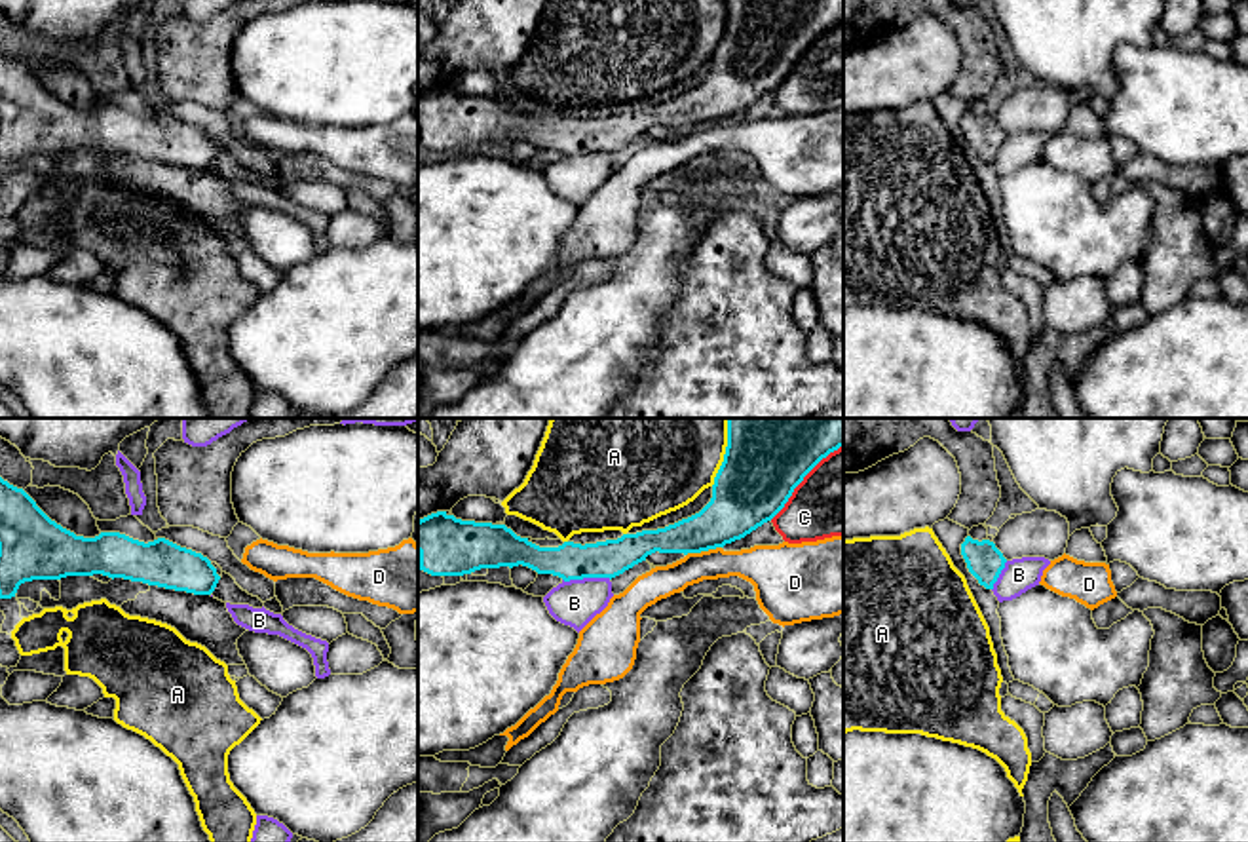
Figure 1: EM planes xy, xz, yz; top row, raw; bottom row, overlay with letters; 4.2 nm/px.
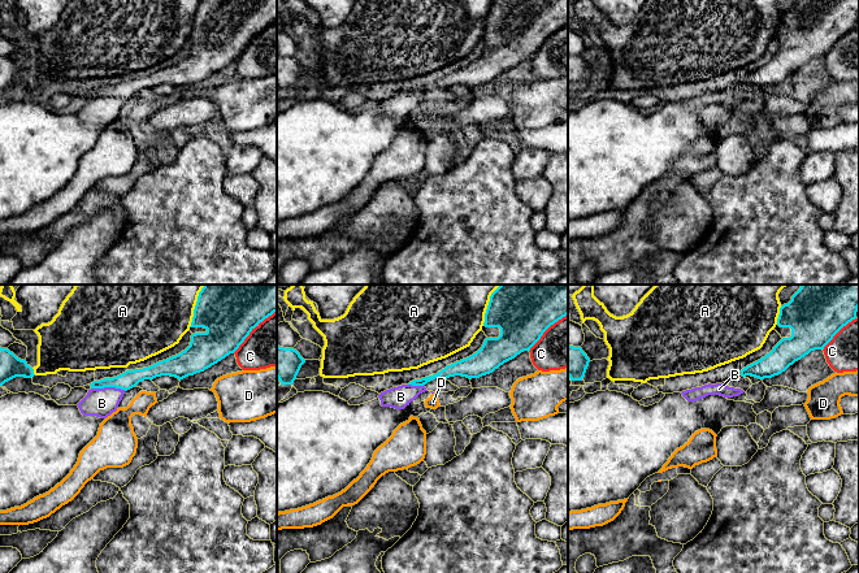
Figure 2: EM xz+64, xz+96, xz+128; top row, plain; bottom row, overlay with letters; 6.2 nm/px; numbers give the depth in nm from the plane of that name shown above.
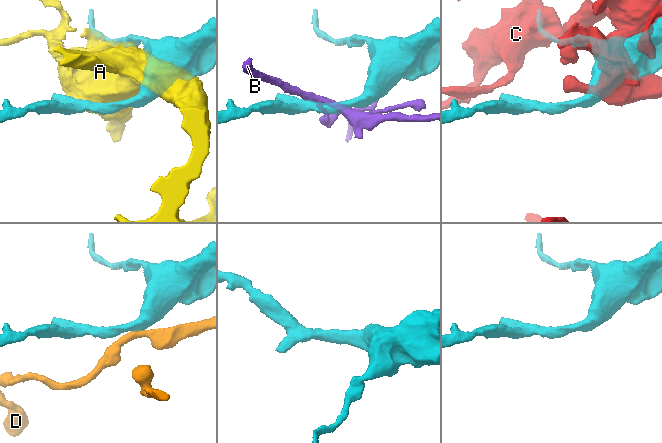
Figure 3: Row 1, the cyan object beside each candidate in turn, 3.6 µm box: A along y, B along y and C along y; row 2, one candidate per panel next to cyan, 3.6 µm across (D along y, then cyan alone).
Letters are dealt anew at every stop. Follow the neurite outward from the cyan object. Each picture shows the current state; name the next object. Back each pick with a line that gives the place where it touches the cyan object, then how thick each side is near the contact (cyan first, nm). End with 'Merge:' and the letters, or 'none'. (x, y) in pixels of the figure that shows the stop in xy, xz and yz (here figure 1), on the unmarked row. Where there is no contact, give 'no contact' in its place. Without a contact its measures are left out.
Merge: none

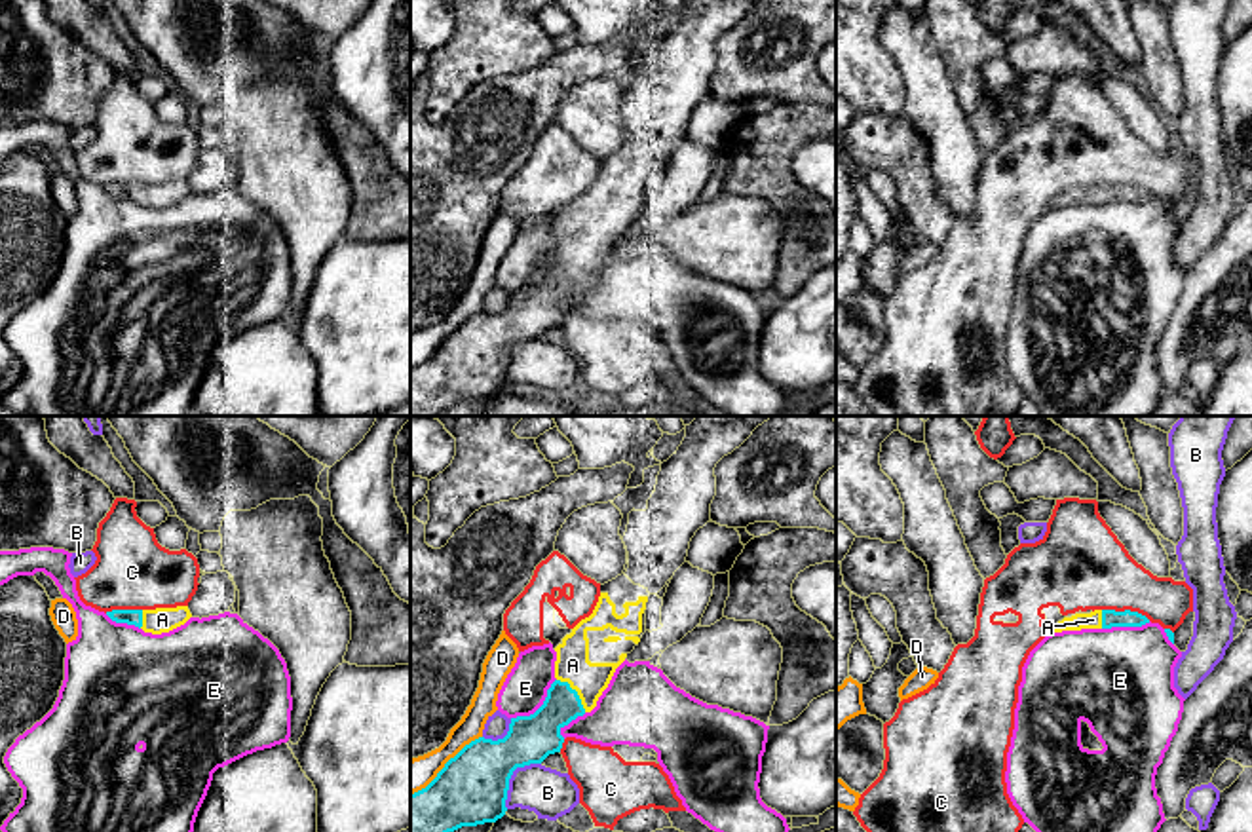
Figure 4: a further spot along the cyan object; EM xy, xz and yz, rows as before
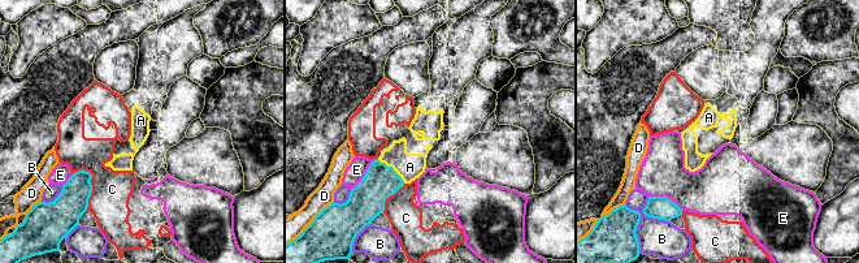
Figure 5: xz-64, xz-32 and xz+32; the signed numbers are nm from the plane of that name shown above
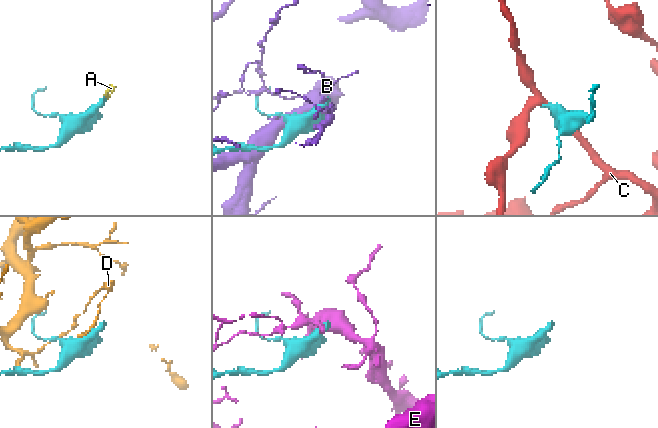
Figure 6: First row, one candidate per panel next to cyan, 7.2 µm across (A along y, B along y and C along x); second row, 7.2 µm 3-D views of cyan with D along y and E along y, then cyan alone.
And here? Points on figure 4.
A: xz (576, 266) | 190/150 nm
Merge: A

